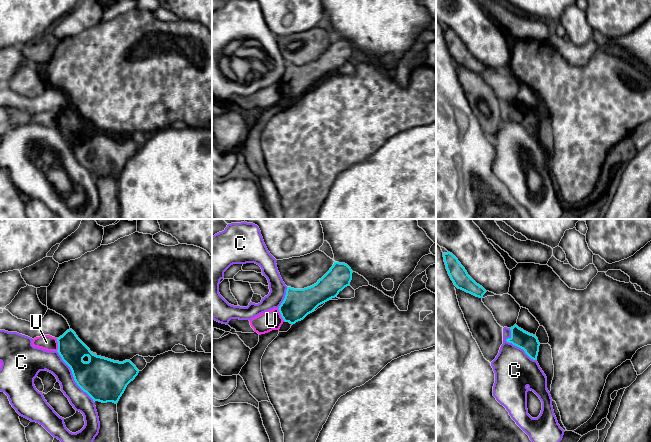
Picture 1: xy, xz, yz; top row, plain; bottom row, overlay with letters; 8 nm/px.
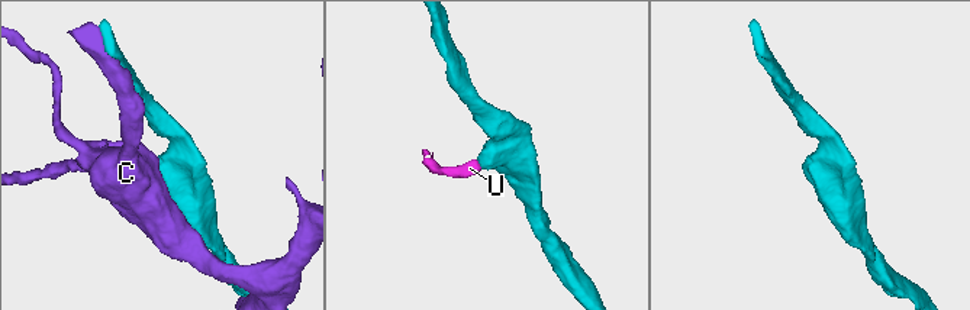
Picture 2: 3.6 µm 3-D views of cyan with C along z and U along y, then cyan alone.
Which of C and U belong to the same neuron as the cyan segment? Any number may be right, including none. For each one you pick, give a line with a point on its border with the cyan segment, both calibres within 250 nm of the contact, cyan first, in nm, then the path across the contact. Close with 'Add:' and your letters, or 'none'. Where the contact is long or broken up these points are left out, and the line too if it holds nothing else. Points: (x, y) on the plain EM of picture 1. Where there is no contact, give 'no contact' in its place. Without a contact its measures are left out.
Add: none

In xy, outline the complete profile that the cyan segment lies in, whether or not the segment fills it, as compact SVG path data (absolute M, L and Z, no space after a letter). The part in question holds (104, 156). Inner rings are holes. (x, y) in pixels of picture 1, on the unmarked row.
M72 105L67 106L62 112L57 114L57 118L57 128L70 143L75 158L93 177L117 180L127 161L139 149L139 146L130 136L119 138L93 130Z

